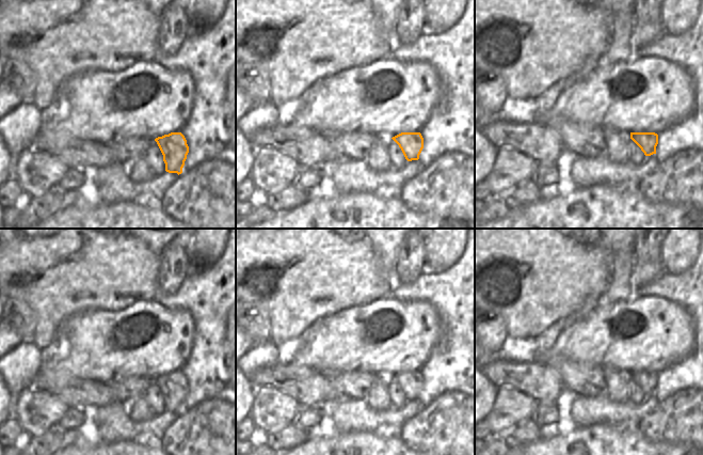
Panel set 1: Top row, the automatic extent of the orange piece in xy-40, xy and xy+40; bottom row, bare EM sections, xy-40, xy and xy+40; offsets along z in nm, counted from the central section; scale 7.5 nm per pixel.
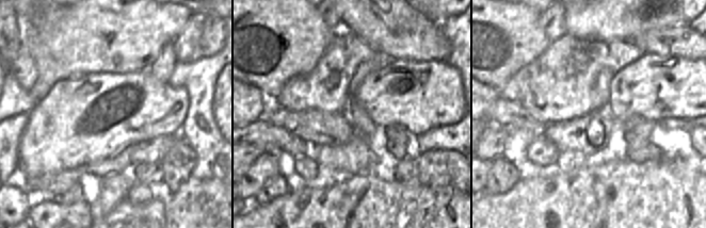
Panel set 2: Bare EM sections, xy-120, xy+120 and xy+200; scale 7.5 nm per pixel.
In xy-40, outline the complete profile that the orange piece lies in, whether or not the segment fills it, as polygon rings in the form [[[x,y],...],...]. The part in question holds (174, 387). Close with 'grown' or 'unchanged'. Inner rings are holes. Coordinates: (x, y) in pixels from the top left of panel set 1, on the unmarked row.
[[[171,372],[155,378],[165,403],[165,410],[169,412],[182,412],[182,407],[189,392],[187,379],[181,372]]] | unchanged

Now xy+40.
[[[630,372],[630,378],[641,388],[645,395],[656,393],[658,374],[655,372]]] | unchanged

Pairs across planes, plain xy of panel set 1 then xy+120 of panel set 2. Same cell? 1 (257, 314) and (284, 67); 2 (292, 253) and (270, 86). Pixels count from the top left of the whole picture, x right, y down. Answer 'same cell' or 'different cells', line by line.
1: different cells
2: same cell

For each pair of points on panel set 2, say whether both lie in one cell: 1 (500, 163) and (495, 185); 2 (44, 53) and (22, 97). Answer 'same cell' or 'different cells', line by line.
1: same cell
2: different cells

